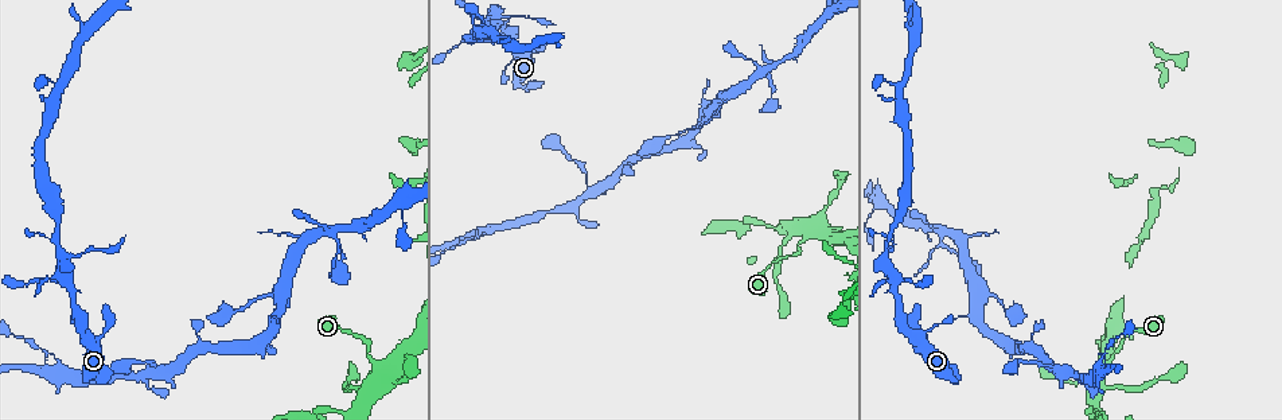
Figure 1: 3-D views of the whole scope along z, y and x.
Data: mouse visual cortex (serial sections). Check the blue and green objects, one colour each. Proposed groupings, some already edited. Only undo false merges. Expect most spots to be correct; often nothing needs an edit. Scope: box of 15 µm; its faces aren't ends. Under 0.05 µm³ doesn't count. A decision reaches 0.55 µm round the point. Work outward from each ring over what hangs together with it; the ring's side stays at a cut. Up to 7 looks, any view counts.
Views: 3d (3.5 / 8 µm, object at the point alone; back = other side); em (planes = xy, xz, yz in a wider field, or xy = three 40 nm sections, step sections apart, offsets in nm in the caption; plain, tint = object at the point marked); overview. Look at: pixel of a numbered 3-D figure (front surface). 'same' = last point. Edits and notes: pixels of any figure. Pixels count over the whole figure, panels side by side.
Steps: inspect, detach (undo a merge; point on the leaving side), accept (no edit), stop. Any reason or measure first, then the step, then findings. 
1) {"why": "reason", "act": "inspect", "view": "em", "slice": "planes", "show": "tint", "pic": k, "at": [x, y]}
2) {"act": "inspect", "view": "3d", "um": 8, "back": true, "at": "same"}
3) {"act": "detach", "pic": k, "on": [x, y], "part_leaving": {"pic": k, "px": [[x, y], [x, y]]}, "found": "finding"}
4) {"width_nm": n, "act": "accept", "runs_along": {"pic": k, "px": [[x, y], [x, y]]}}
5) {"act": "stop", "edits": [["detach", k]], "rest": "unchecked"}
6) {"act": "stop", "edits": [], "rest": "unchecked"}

{"why": "looks like a crossing", "act": "inspect", "view": "3d", "um": 8, "pic": 1, "at": [807, 229]}

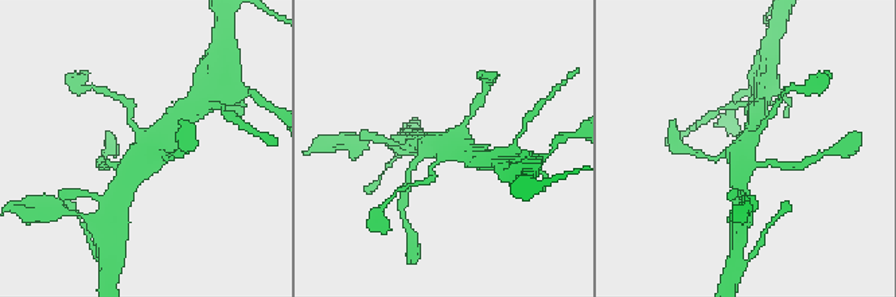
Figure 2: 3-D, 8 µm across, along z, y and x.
{"why": "zoom in", "act": "inspect", "view": "3d", "um": 3.5, "pic": 2, "at": [137, 155]}

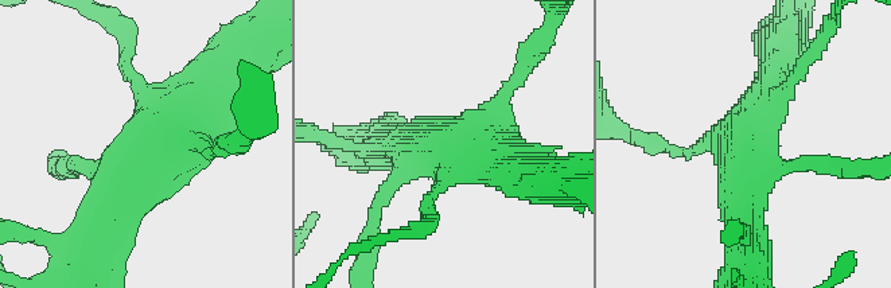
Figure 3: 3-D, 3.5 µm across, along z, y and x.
{"why": "shape alone is not enough", "act": "inspect", "view": "em", "slice": "xy", "step": 5, "show": "tint", "pic": 3, "at": [143, 147]}

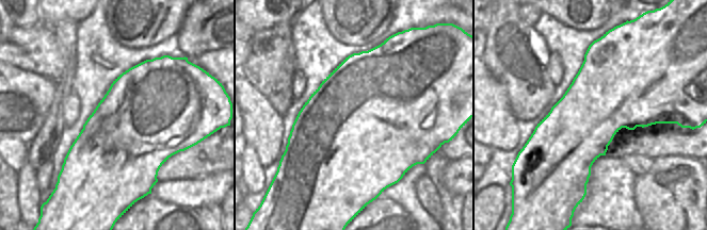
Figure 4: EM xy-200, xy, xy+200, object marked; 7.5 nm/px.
{"act": "accept", "runs_along": {"pic": 3, "px": [[808, 58], [749, 133], [742, 207]]}, "found": "continuous, no second cell"}

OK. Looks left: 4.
{"why": "calibre changes", "act": "inspect", "view": "3d", "um": 3.5, "pic": 1, "at": [63, 277]}

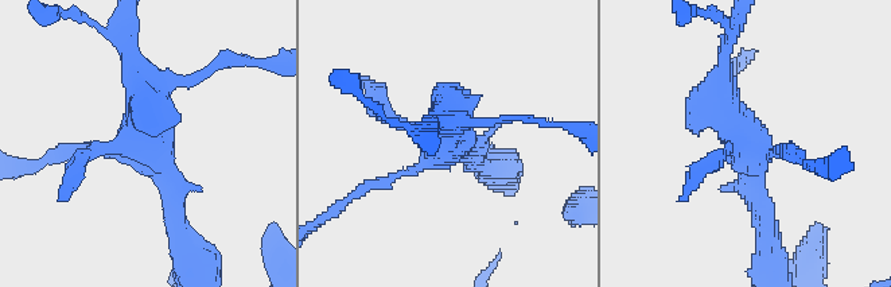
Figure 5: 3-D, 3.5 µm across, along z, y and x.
{"act": "inspect", "view": "em", "slice": "xy", "step": 2, "show": "tint", "pic": 5, "at": [449, 138]}

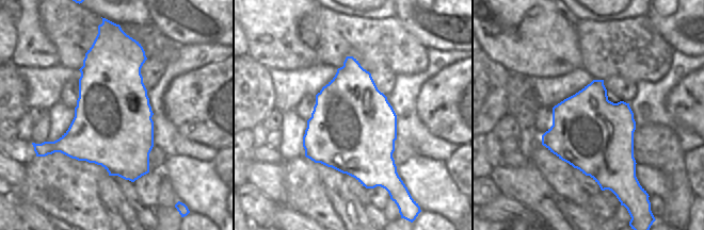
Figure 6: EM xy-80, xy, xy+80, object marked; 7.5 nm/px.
{"act": "inspect", "view": "em", "slice": "xy", "step": 5, "show": "tint", "at": "same"}

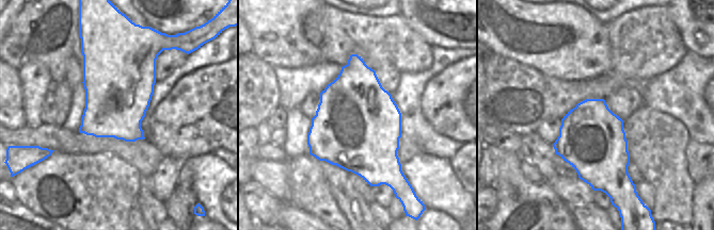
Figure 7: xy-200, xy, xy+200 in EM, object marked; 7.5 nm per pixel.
{"act": "accept", "runs_along": {"pic": 5, "px": [[175, 217], [135, 55]]}, "found": "continuous, no second cell"}

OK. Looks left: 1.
{"act": "stop", "edits": [], "rest": "unchecked"}

